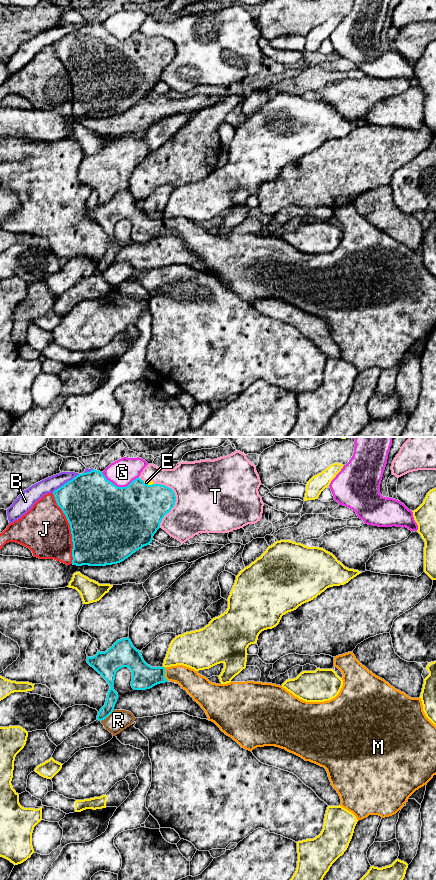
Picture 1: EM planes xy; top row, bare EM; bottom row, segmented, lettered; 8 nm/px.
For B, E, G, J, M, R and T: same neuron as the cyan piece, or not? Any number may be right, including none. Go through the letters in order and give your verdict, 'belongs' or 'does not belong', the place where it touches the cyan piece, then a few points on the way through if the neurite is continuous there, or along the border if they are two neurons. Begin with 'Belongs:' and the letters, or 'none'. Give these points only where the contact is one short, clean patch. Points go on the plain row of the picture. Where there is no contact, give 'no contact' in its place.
Belongs: M
B: does not belong | xy (65, 35)
E: does not belong | xy (147, 36)
G: does not belong | xy (119, 39)
J: does not belong | xy (70, 80)
M: belongs | xy (164, 226) | across xy (144, 228), (164, 226), (181, 226), (189, 231)
R: does not belong | xy (107, 268)
T: does not belong | xy (175, 52)

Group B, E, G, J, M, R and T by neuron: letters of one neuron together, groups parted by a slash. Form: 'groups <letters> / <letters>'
groups B / E T / G / J / M / R

